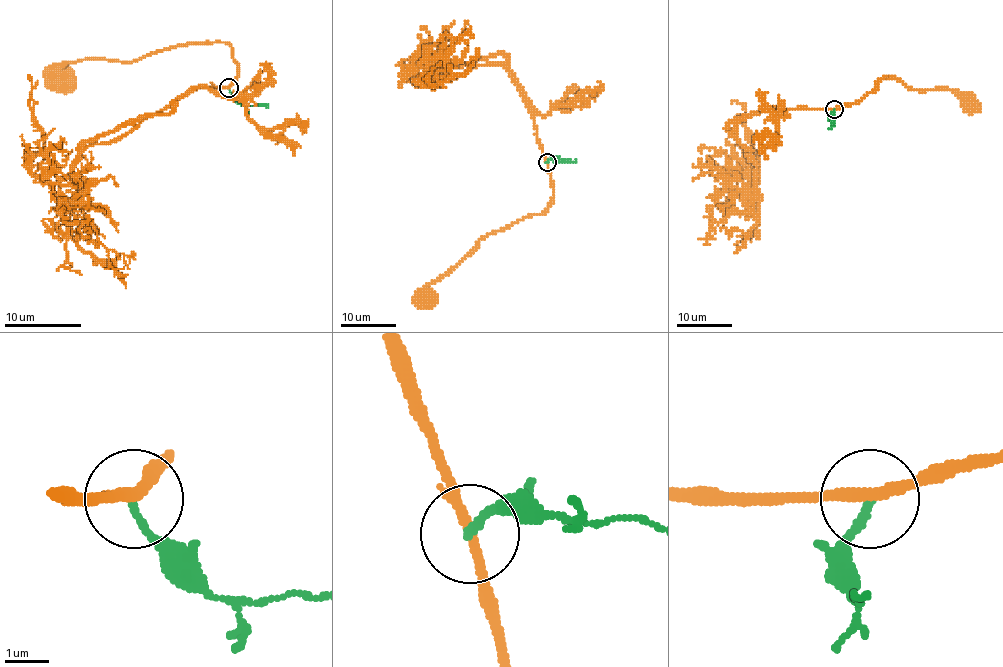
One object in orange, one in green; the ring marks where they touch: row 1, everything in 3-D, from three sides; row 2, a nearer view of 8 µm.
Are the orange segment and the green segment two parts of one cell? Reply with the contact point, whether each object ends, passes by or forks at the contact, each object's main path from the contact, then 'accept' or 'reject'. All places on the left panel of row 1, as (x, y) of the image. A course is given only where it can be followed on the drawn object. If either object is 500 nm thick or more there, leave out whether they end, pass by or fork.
(229, 88) | orange passes by | green ends | orange via (229, 88), (237, 63), (233, 50), (224, 42), (189, 42), (133, 61), (66, 61), (58, 77) | green via (229, 88), (245, 105), (260, 104), (268, 107) | reject

